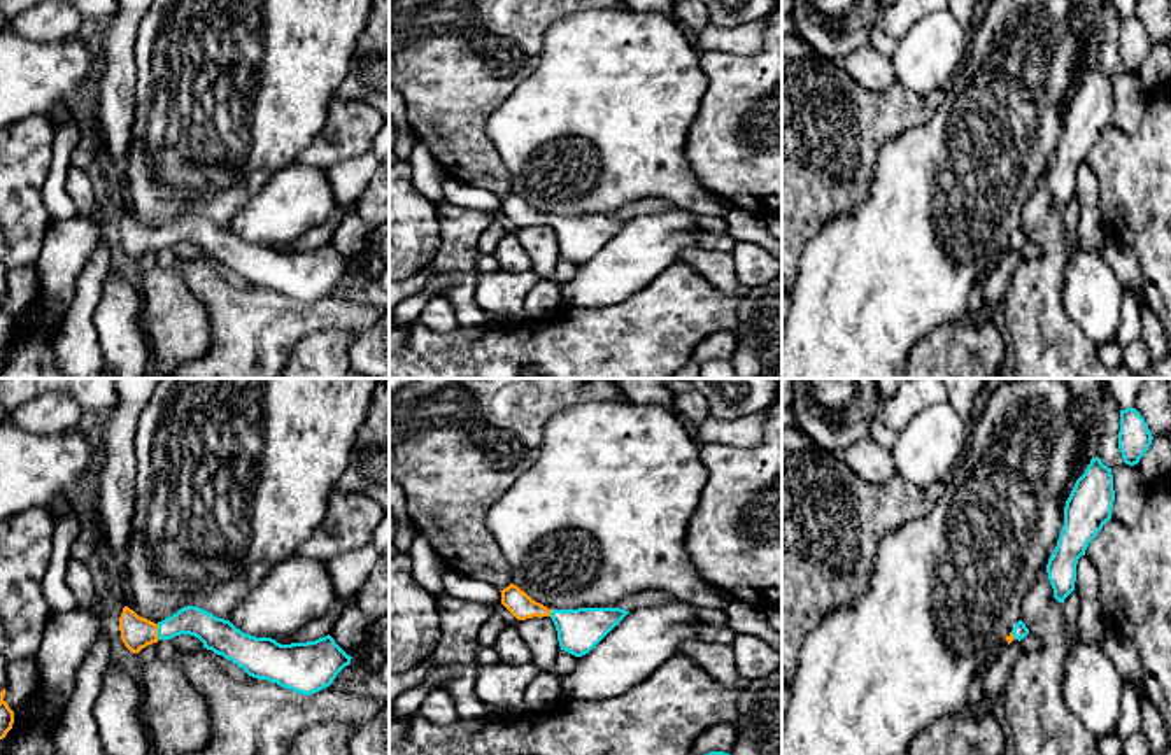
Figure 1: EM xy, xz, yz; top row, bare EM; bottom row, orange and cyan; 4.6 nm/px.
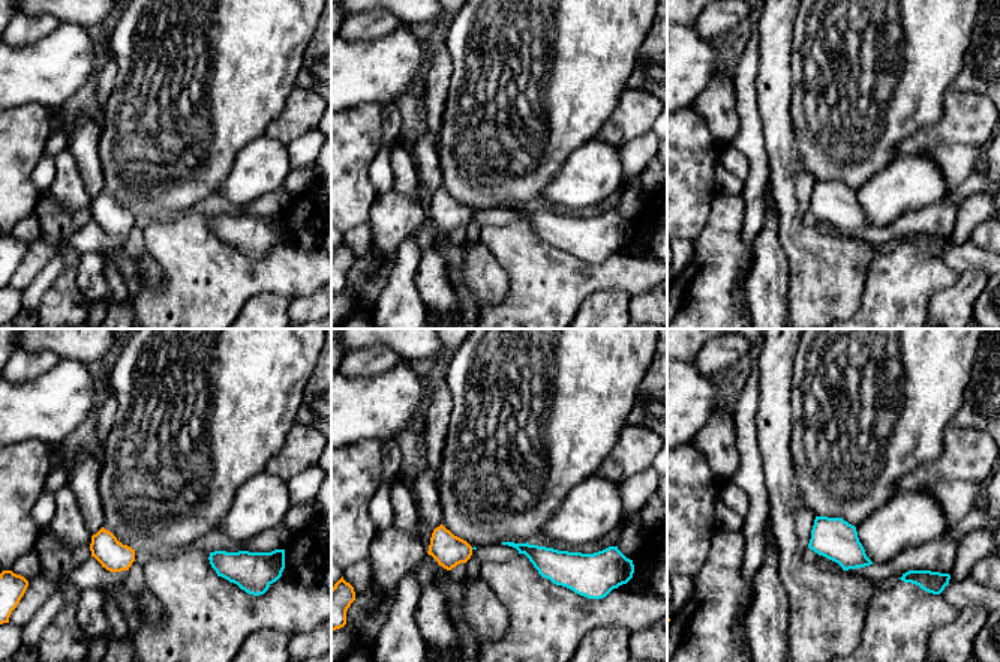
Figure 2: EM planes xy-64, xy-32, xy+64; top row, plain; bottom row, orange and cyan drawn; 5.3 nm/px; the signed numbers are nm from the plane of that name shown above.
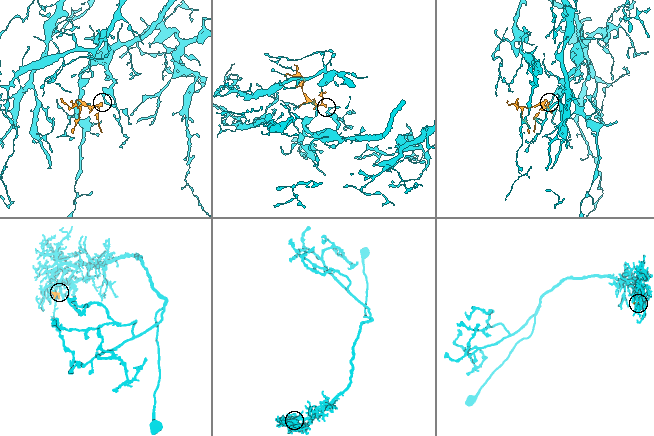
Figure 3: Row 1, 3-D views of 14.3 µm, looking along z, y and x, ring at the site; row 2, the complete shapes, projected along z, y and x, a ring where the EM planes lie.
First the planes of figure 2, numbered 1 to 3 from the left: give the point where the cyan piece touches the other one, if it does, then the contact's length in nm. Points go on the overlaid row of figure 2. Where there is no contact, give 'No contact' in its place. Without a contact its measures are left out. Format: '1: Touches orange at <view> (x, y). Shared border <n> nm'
1: No contact
2: No contact
3: No contact

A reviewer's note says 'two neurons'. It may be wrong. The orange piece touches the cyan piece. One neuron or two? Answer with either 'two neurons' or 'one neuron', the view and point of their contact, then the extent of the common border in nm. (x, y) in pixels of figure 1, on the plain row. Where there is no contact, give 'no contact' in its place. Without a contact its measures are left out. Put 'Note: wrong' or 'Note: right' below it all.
one neuron; meets orange in xy at (156, 239); contact 70 nm long
Note: wrong

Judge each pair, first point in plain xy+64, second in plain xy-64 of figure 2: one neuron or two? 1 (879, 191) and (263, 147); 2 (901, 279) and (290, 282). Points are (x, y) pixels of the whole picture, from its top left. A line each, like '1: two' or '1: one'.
1: one
2: one

